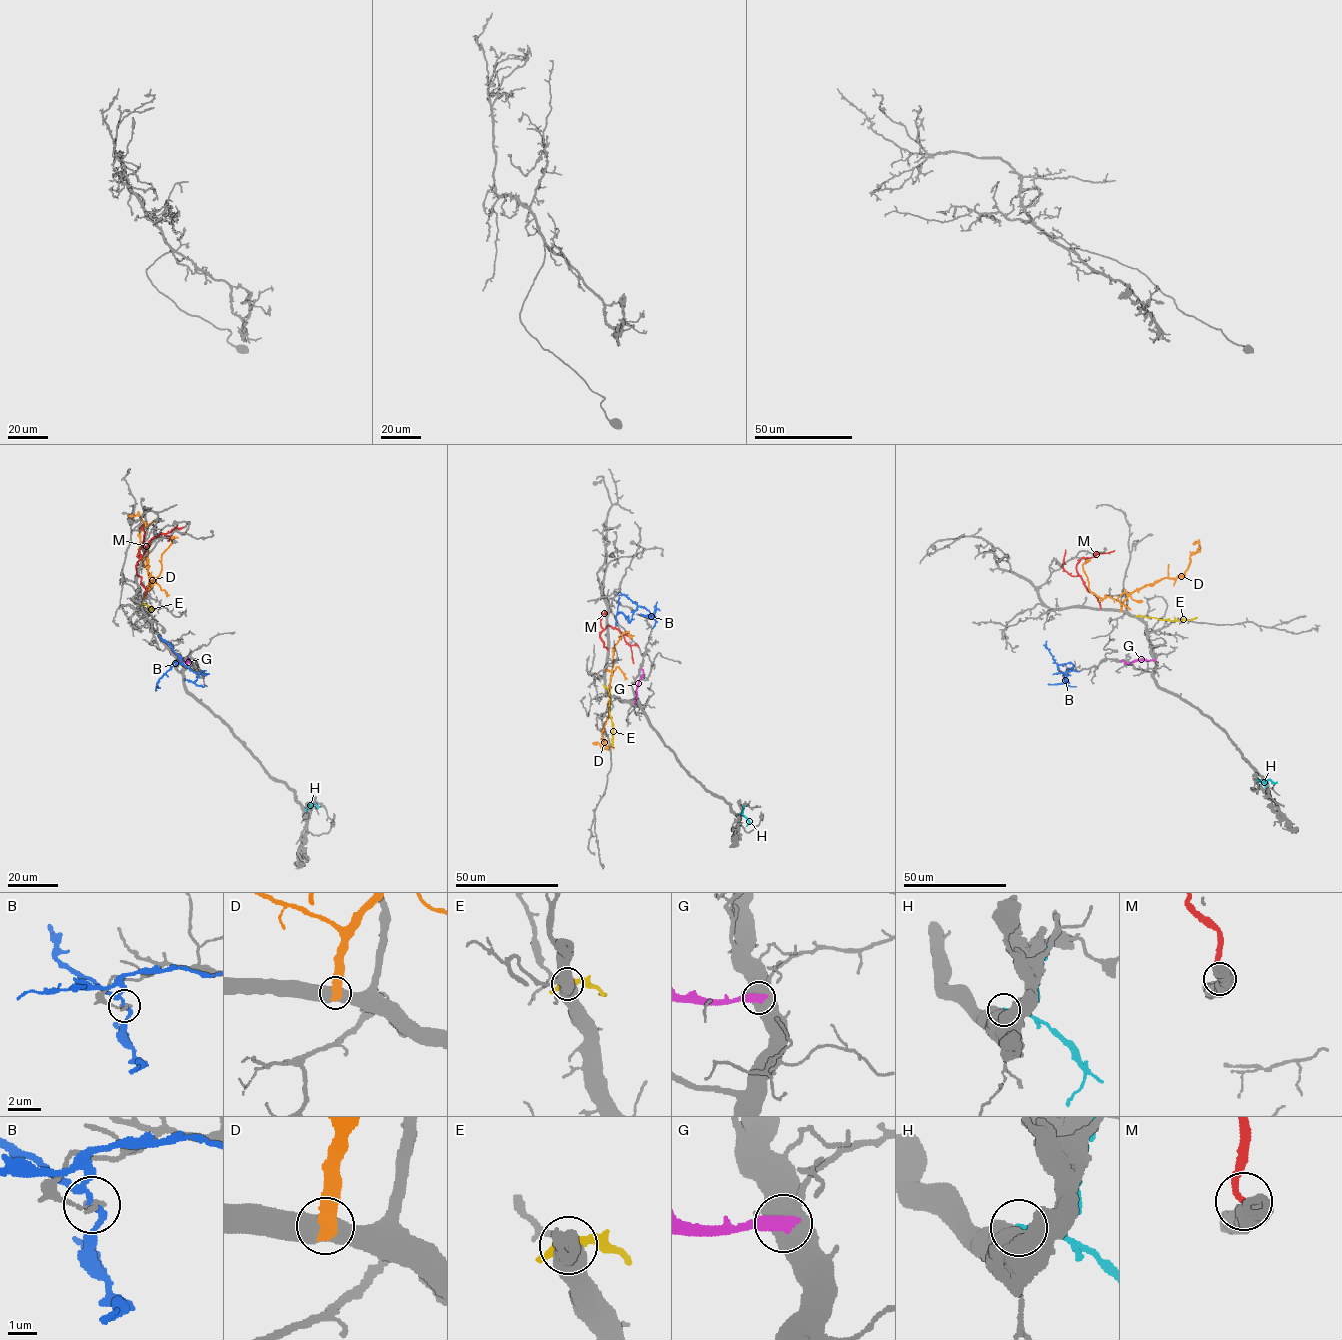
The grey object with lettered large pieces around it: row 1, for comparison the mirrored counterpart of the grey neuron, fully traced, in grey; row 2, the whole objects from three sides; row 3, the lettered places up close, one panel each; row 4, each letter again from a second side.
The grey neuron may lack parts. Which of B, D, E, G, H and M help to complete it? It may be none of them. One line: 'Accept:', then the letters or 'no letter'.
Accept: no letter

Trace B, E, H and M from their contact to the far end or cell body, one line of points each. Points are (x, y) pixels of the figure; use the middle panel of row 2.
B: (651, 615), (644, 606), (638, 606), (629, 622), (621, 612), (617, 613), (619, 597)
E: (605, 686), (609, 696), (612, 746)
H: (739, 814), (746, 818), (746, 826)
M: (607, 650), (599, 634), (610, 625), (619, 631), (631, 647), (633, 663)

